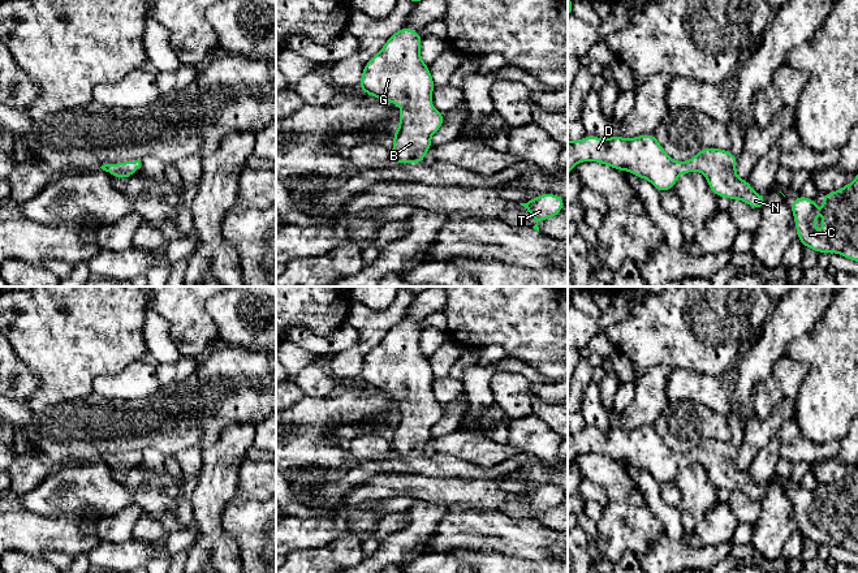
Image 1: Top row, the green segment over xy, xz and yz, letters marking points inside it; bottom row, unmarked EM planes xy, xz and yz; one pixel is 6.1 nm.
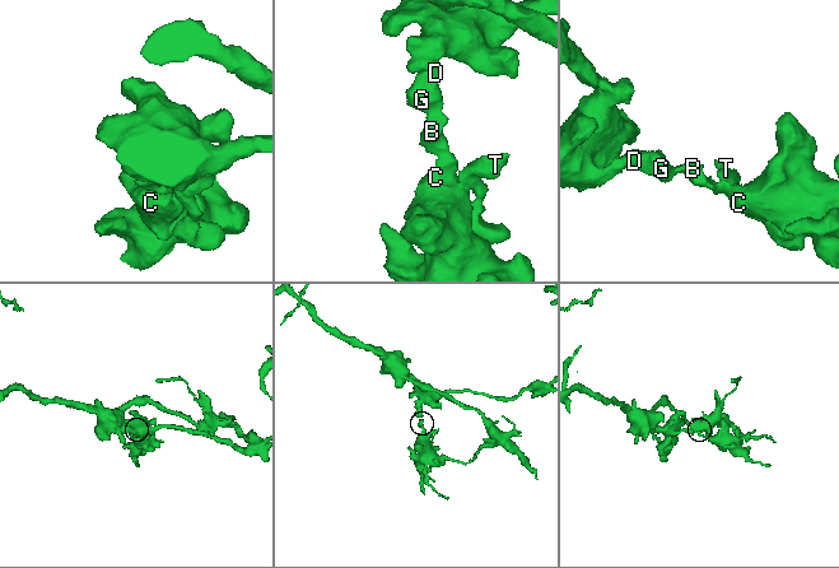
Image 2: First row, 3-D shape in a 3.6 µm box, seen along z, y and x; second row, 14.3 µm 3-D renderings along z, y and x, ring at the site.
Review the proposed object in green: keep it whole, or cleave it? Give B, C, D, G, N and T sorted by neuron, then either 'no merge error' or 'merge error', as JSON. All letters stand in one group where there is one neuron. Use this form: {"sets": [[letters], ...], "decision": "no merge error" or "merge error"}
{"sets": [["B", "C", "D", "G", "N", "T"]], "decision": "no merge error"}

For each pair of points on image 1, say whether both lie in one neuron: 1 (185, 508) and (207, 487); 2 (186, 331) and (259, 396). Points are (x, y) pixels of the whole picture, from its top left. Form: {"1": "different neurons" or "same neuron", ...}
{"1": "different neurons", "2": "different neurons"}

